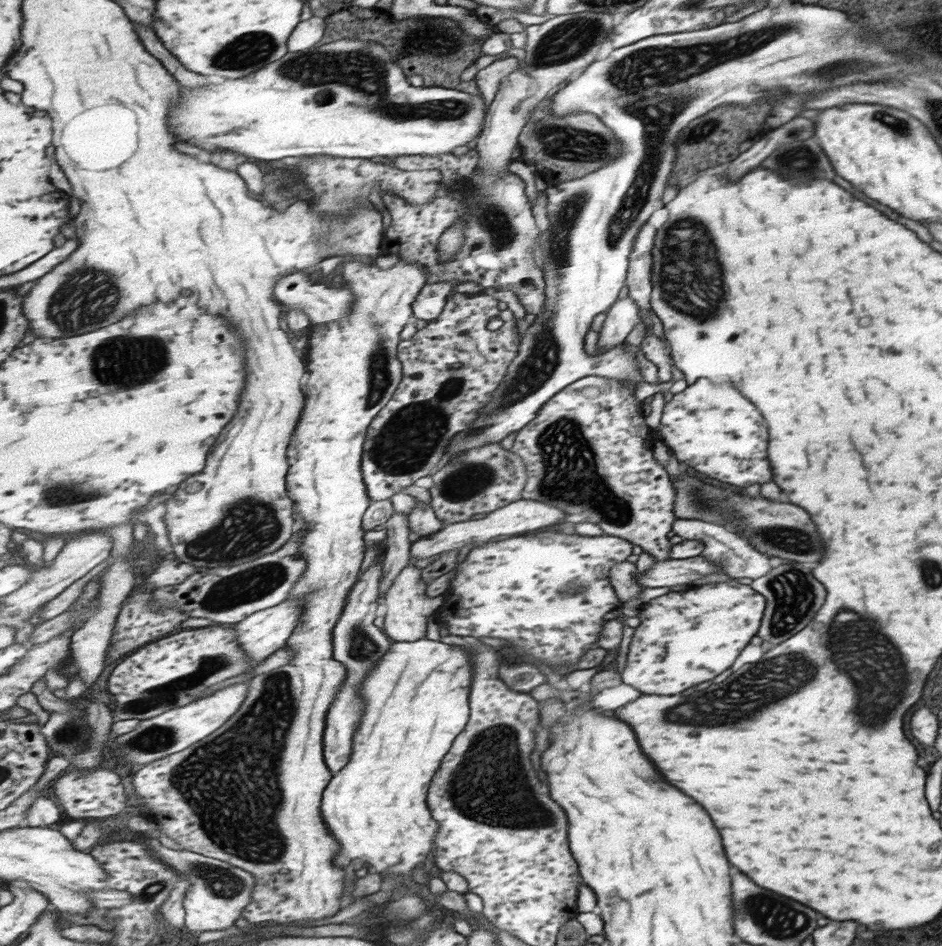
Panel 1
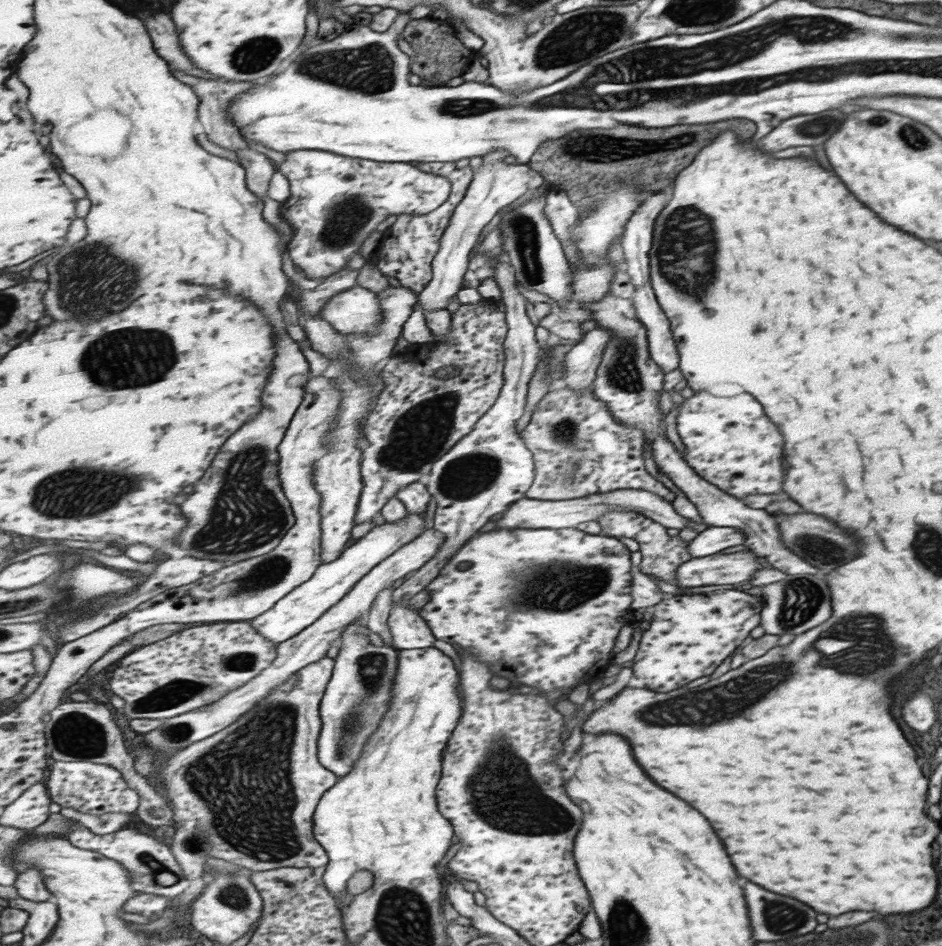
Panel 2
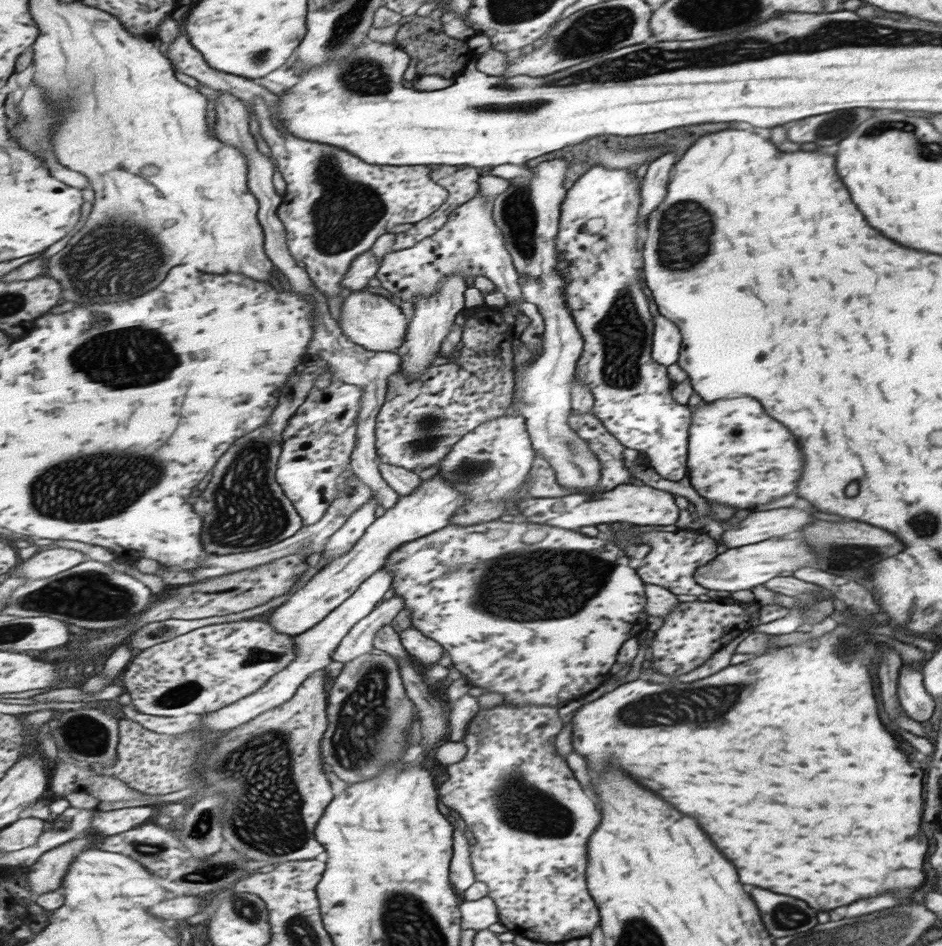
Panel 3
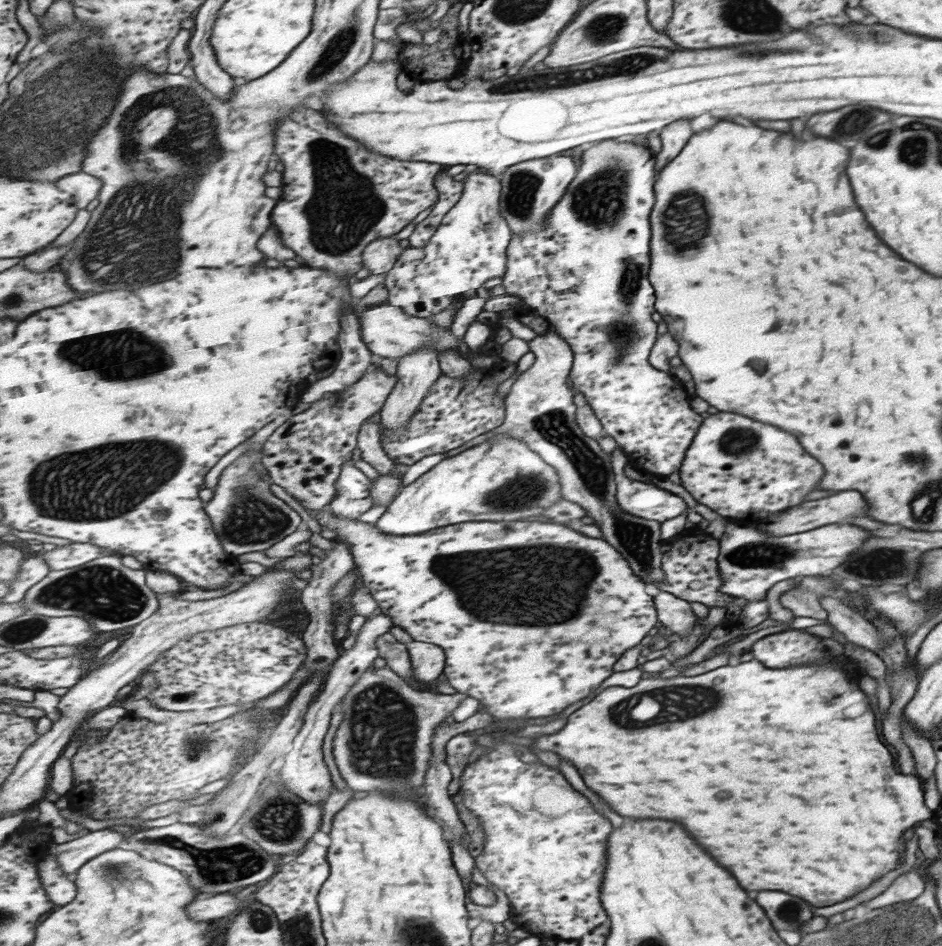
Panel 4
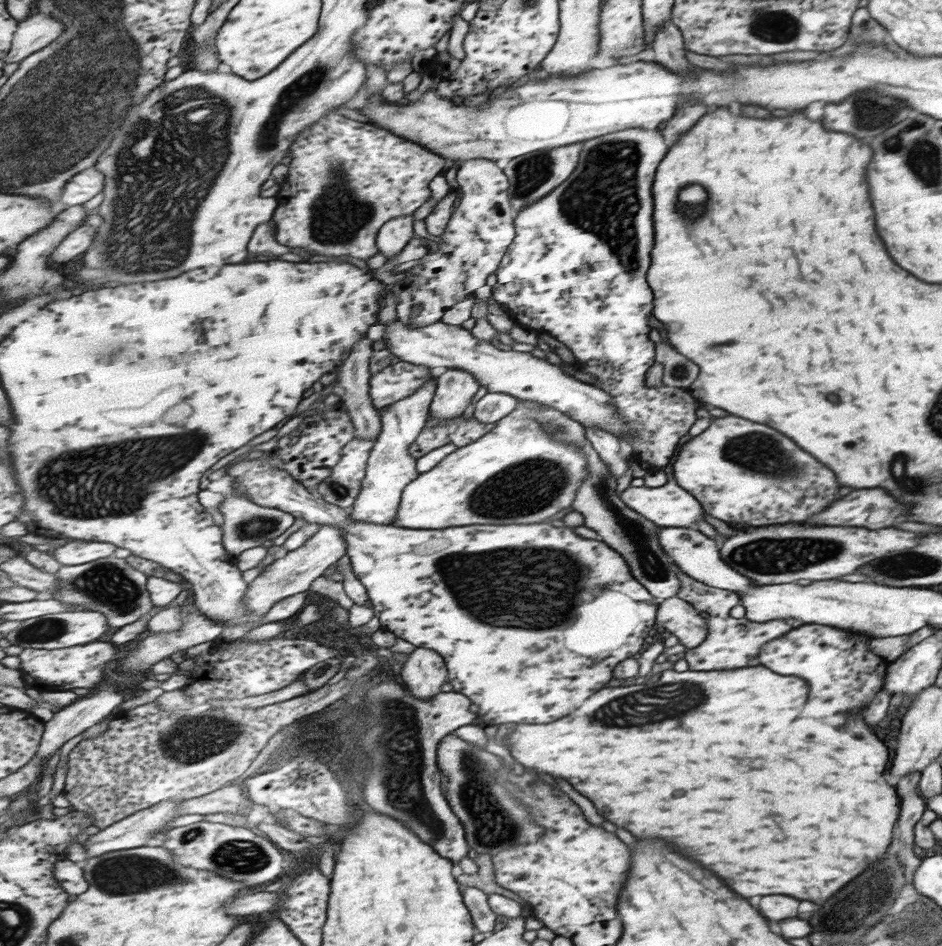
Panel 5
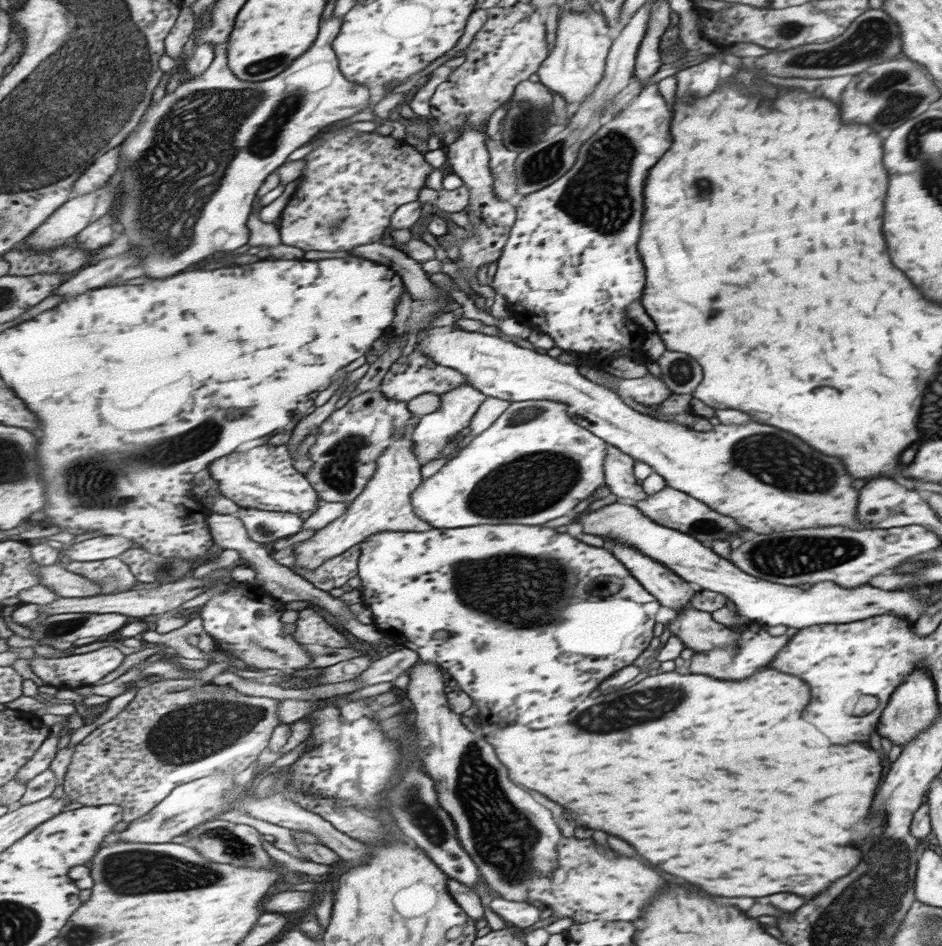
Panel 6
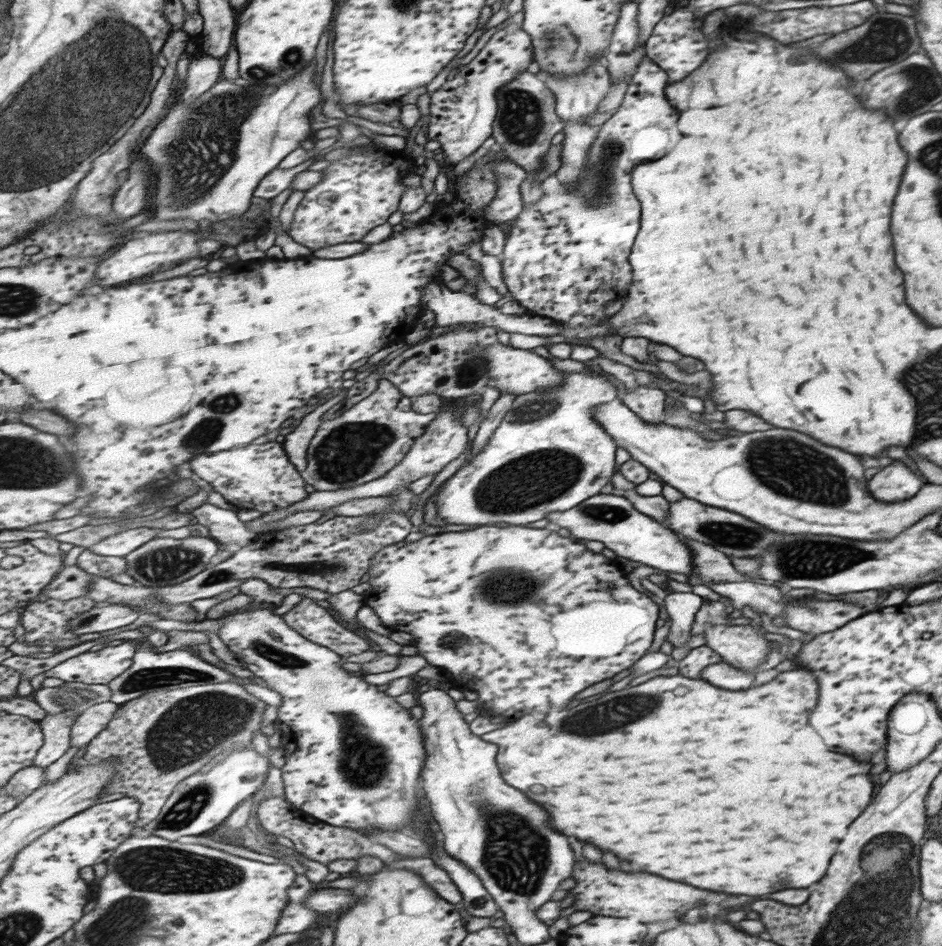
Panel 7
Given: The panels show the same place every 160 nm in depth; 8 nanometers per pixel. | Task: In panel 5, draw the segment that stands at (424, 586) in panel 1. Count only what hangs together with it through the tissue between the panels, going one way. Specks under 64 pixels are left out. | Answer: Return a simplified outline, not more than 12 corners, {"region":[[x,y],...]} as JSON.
{"region":[[417,647],[403,664],[403,684],[432,700],[449,682],[445,660]]}

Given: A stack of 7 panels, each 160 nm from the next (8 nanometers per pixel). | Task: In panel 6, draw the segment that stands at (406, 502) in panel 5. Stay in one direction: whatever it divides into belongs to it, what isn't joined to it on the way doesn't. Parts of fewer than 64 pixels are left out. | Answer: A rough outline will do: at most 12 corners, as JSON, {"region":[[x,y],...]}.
{"region":[[514,402],[412,495],[433,528],[539,526],[603,484],[564,402]]}

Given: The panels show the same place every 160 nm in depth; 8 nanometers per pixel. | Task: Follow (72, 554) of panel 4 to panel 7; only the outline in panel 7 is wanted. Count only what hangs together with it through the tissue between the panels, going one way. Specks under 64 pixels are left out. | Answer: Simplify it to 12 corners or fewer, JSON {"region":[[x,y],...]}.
{"region":[[137,528],[91,547],[100,555],[126,557],[162,530]]}

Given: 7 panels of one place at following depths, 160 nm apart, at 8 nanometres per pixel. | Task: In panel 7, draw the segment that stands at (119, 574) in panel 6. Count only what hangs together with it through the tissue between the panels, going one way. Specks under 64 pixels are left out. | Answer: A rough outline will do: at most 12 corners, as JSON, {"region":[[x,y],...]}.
{"region":[[85,549],[77,564],[97,578],[127,573],[126,557]]}

